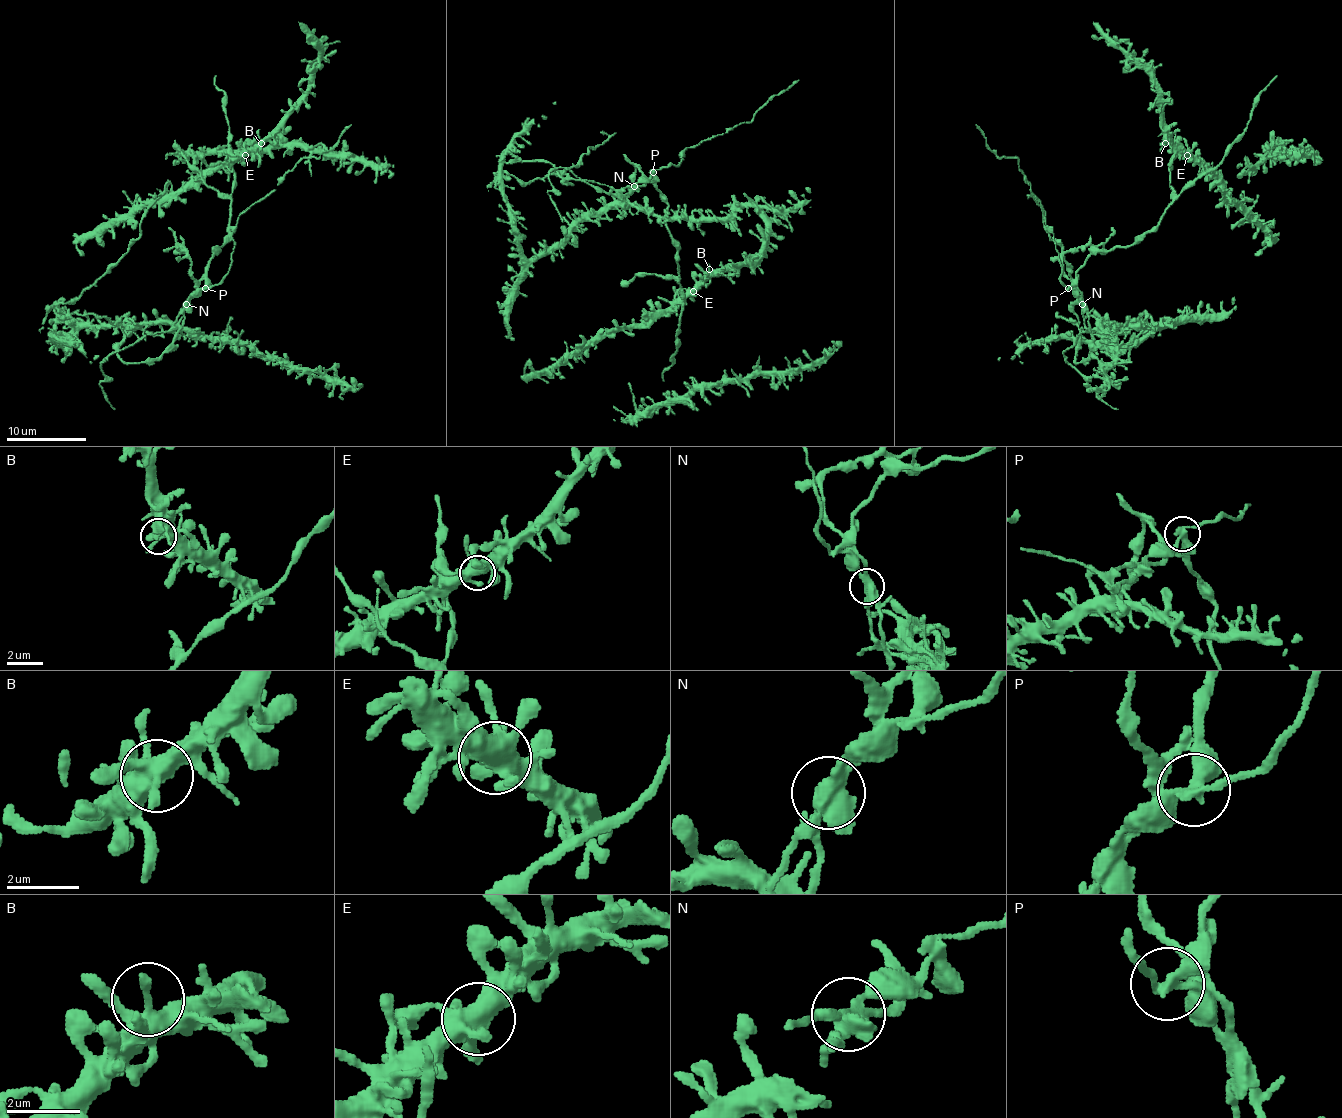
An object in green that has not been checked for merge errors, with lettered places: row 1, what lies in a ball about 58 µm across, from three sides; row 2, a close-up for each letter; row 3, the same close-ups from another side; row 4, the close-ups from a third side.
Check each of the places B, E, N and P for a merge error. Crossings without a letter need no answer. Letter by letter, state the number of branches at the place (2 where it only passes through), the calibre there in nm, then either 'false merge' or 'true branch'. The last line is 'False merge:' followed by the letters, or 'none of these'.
B: 3 | 360 nm | true branch
E: 6 | 480 nm | true branch
N: 5 | 440 nm | false merge
P: 3 | 260 nm | false merge
False merge: N, P

